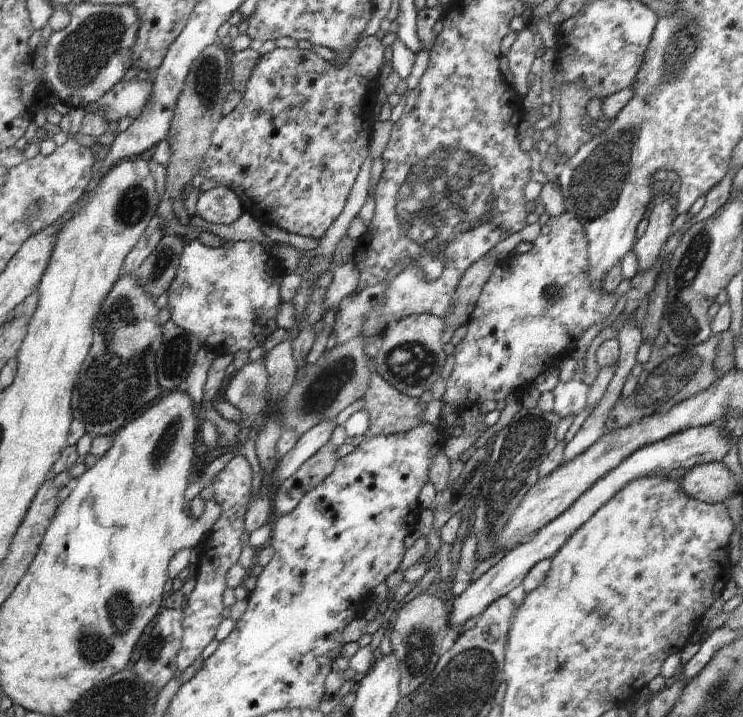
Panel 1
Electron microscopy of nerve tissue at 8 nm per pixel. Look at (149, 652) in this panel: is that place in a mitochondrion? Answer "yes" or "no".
yes

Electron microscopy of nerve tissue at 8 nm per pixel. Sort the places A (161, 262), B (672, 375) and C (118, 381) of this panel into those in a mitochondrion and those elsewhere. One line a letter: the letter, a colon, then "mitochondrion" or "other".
A: mitochondrion
B: mitochondrion
C: mitochondrion

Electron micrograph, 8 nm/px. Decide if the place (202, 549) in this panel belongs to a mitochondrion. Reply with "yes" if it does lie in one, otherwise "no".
no

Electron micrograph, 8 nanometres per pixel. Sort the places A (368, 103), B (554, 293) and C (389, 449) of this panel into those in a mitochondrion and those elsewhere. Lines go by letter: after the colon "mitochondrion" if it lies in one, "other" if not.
A: other
B: mitochondrion
C: other

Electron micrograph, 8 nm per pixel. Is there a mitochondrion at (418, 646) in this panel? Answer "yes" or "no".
yes

